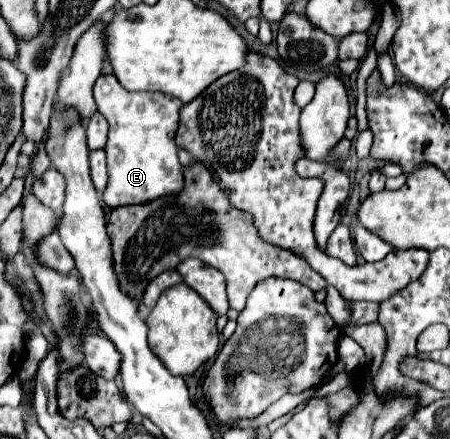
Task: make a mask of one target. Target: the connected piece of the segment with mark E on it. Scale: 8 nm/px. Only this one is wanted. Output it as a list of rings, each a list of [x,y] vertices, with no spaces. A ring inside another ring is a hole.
[[[101,75],[97,79],[93,97],[97,111],[109,123],[105,145],[109,179],[103,191],[103,203],[109,209],[143,205],[145,201],[155,201],[183,189],[183,167],[175,145],[179,109],[183,103],[163,93],[129,93],[113,75]]]

